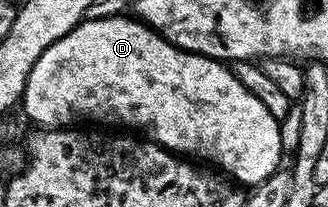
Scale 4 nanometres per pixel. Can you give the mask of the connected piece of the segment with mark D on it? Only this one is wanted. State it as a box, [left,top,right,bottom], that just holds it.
[22,16,282,188]

